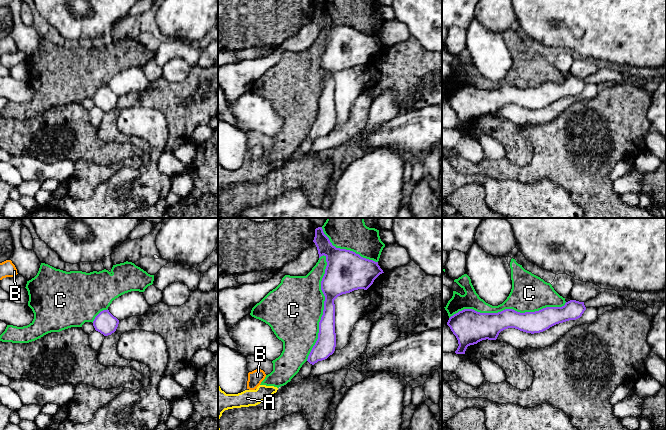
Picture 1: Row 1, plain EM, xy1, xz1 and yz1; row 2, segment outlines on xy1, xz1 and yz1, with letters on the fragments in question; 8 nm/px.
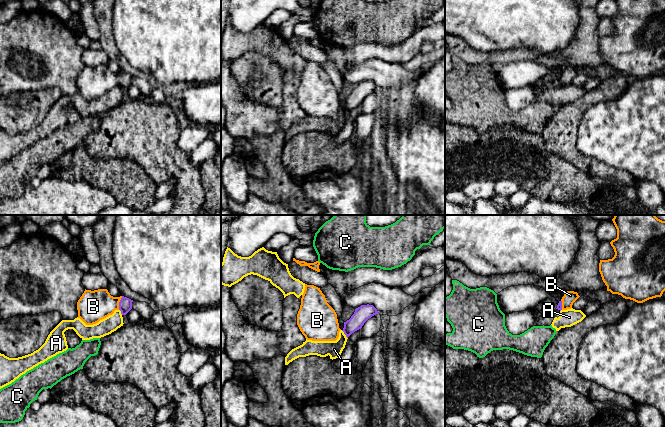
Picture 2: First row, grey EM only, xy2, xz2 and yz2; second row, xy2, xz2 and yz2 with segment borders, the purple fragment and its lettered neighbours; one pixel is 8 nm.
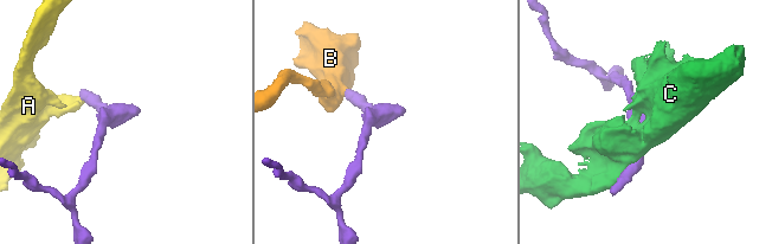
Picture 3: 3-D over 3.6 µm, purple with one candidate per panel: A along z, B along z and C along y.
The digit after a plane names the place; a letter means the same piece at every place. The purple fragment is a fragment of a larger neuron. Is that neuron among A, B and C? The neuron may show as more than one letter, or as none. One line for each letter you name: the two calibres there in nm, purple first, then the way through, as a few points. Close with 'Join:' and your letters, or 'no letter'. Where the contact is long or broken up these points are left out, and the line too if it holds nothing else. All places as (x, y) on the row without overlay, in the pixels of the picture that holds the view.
B: 110/260 nm | across xy2 (125, 81), (119, 79), (93, 82)
Join: B

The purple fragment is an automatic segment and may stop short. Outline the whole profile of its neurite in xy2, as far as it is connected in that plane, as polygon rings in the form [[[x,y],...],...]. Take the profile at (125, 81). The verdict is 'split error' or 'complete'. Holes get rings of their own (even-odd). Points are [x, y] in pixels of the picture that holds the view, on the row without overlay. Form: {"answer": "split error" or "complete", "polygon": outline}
{"answer": "split error", "polygon": [[[107,65],[86,66],[77,78],[78,94],[86,101],[93,101],[120,86],[126,91],[132,85],[133,76],[120,72],[113,73]]]}

